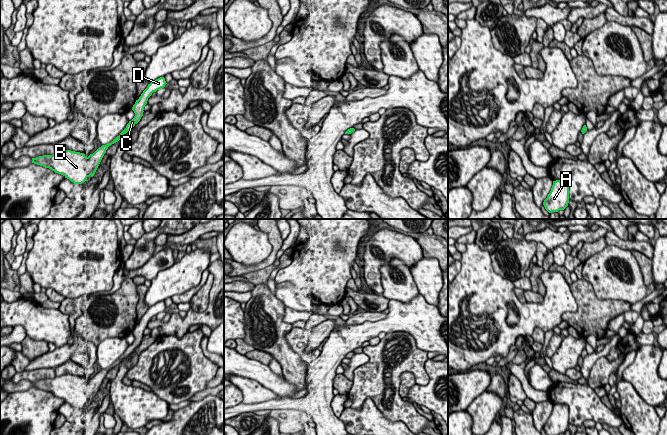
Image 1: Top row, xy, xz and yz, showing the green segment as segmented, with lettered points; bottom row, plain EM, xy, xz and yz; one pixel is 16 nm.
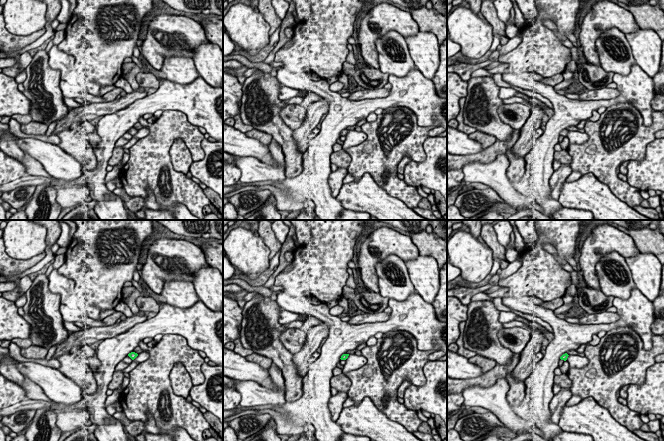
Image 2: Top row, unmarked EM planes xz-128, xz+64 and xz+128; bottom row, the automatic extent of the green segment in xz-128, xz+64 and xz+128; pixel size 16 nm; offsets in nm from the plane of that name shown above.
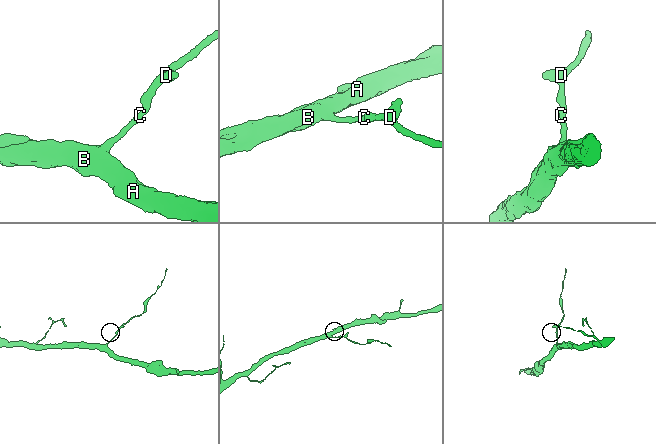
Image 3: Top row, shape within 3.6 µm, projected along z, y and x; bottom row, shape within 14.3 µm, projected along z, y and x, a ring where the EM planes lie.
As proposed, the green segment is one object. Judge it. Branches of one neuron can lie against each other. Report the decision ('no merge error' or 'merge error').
no merge error

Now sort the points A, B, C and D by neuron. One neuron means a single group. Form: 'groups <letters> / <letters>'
groups A B C D

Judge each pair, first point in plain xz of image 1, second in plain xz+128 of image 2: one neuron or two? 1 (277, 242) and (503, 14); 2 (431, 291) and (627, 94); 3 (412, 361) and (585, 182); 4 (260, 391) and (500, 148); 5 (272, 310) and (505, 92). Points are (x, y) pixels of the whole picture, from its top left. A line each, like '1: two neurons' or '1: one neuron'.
1: two neurons
2: two neurons
3: two neurons
4: two neurons
5: two neurons

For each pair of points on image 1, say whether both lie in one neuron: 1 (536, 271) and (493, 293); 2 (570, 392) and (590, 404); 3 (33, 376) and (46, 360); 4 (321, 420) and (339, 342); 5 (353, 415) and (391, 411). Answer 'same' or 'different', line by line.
1: different
2: same
3: different
4: same
5: different

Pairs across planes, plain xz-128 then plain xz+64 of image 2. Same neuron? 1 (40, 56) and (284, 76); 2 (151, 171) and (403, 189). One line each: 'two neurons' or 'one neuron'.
1: two neurons
2: one neuron

